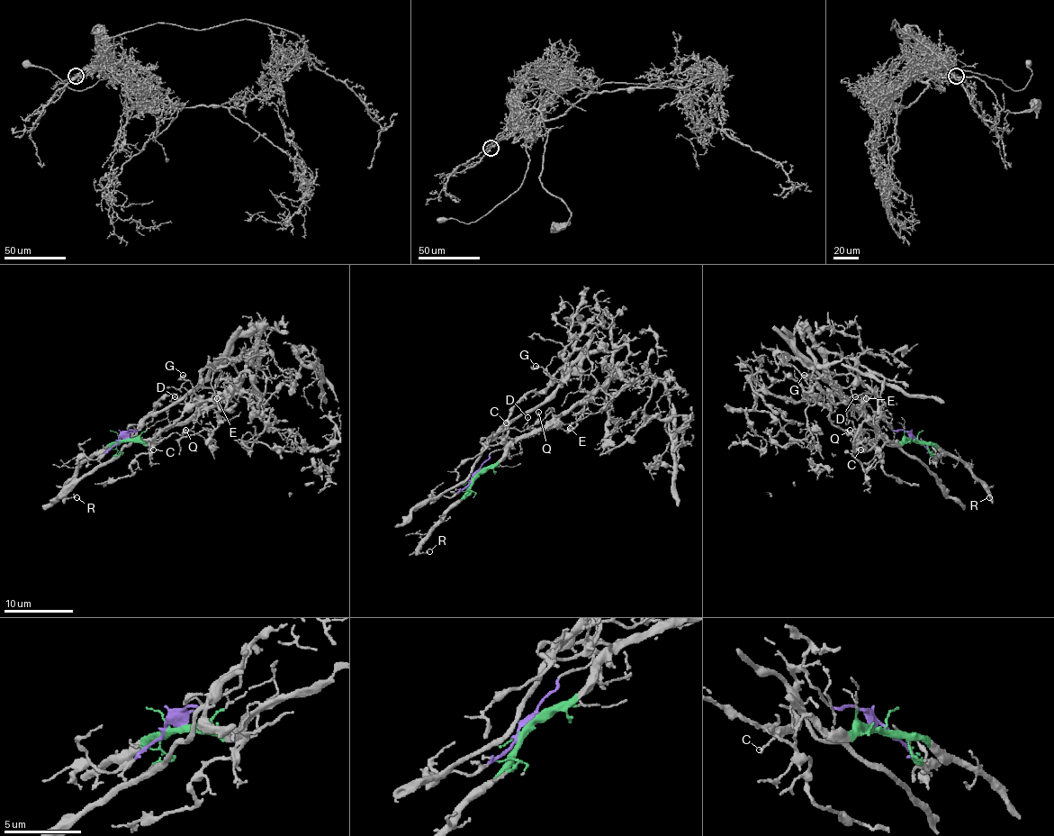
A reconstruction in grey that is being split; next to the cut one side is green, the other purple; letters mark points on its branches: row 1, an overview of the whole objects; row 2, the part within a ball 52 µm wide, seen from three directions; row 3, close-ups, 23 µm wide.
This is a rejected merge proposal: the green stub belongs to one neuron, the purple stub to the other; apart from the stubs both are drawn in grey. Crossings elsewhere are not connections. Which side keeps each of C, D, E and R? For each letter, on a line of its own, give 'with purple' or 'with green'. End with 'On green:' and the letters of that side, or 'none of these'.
C: with purple
D: with green
E: with green
R: with green
On green: D, E, R

